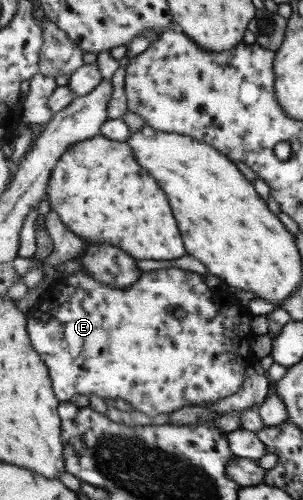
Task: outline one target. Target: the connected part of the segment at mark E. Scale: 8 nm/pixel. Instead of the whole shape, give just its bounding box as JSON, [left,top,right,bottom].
[28,267,257,418]

